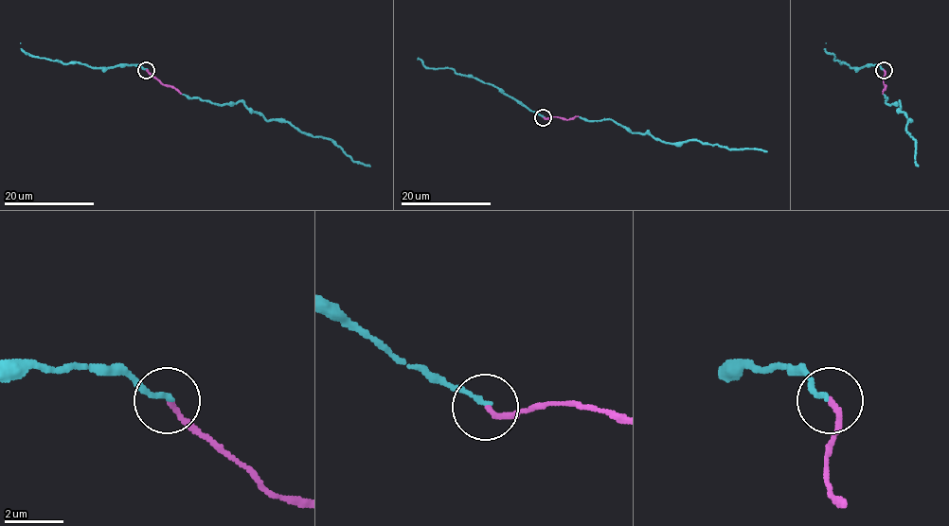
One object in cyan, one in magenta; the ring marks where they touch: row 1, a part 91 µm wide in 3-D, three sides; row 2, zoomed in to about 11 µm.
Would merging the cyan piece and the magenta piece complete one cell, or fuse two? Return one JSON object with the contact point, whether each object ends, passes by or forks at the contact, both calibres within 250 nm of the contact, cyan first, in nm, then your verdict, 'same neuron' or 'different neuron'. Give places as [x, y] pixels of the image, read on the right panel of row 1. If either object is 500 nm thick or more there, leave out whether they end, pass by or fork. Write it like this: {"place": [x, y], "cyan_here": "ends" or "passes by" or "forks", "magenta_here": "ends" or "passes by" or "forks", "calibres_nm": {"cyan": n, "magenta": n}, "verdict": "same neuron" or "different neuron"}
{"place": [884, 70], "cyan_here": "ends", "magenta_here": "ends", "calibres_nm": {"cyan": 160, "magenta": 180}, "verdict": "same neuron"}

